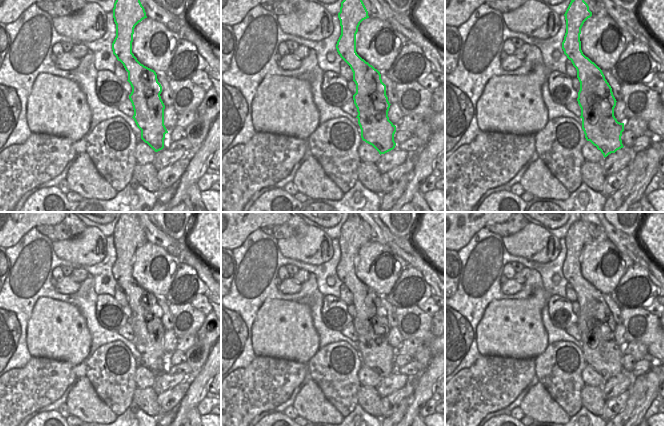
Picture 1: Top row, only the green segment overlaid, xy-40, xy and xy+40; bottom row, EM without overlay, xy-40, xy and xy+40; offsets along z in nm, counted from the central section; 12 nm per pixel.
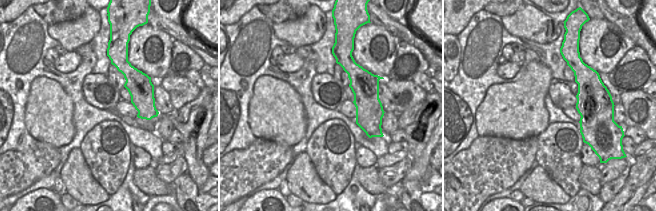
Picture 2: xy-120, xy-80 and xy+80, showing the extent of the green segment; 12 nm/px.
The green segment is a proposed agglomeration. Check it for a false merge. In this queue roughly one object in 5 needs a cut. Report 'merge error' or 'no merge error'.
no merge error

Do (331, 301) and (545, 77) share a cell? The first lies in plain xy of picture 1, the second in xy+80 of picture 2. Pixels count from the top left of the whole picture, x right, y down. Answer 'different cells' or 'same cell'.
different cells

